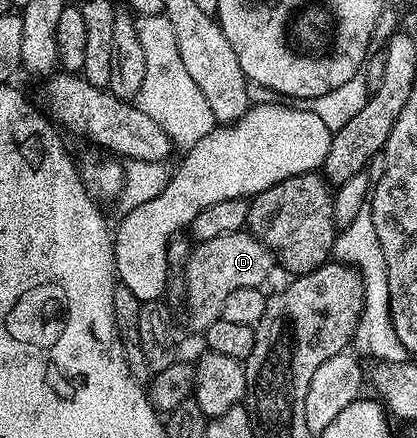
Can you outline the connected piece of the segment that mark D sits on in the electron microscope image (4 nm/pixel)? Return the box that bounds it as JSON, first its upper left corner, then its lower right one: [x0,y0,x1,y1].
[182,231,274,331]

